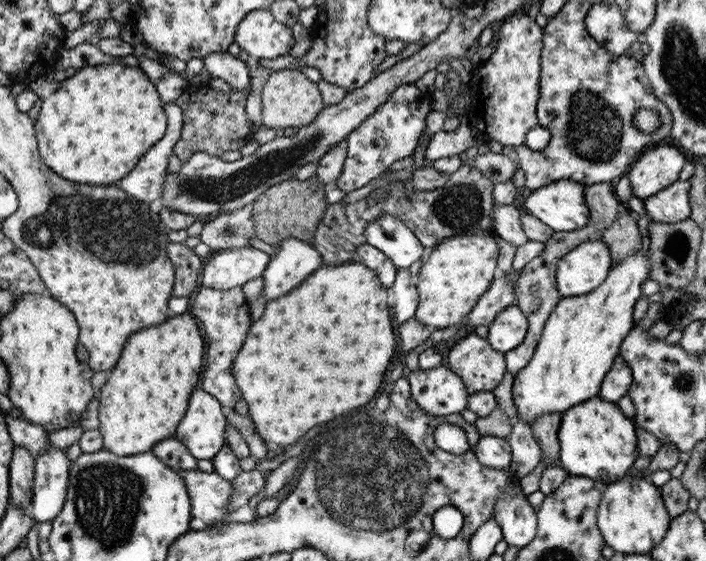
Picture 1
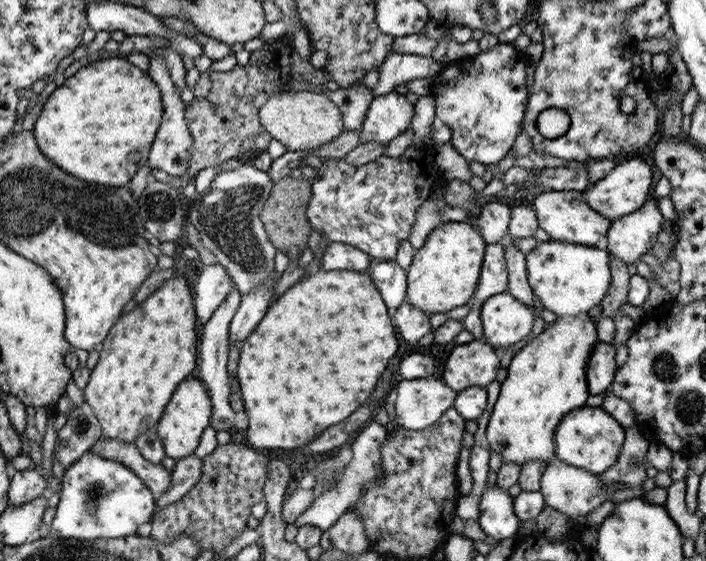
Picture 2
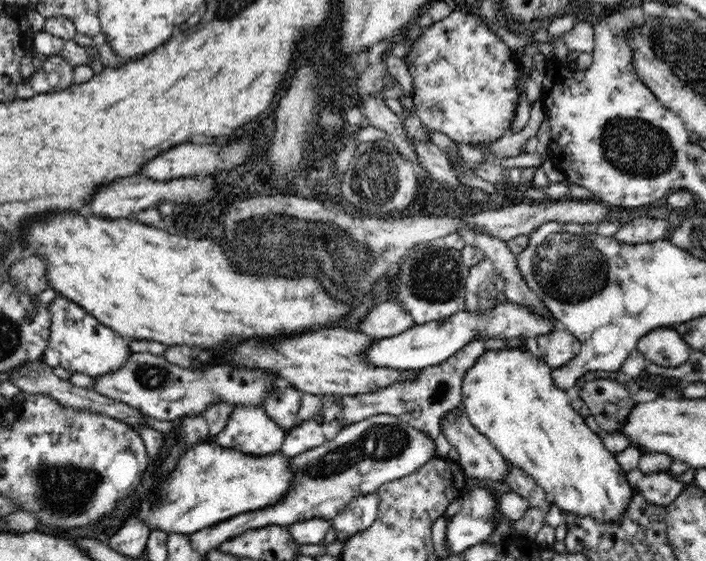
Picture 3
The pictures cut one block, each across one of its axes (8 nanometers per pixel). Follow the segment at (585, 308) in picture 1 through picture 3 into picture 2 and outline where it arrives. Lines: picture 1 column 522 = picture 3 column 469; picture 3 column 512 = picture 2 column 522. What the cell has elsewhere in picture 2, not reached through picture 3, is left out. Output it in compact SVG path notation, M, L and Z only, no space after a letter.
M585 314L580 319L557 317L513 356L484 437L484 445L501 454L503 463L522 465L554 458L555 428L567 412L587 405L586 367L596 341L596 324Z

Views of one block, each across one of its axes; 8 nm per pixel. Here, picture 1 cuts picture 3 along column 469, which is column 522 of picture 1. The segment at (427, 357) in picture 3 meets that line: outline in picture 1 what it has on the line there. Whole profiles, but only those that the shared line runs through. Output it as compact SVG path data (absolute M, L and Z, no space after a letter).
M517 304L508 305L488 325L488 343L498 352L510 352L524 342L528 334L528 317Z

